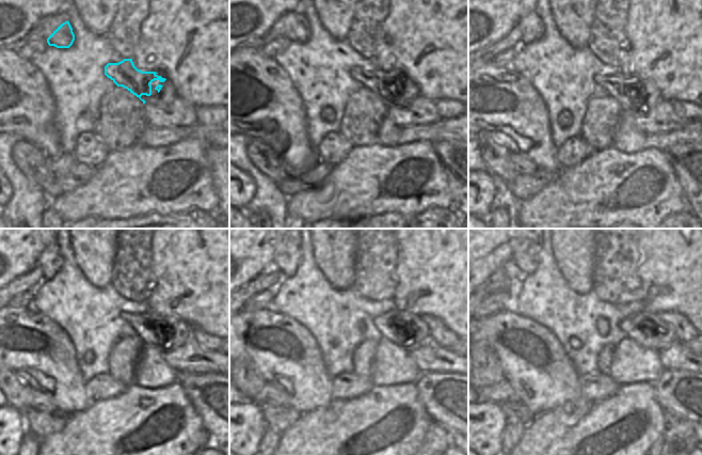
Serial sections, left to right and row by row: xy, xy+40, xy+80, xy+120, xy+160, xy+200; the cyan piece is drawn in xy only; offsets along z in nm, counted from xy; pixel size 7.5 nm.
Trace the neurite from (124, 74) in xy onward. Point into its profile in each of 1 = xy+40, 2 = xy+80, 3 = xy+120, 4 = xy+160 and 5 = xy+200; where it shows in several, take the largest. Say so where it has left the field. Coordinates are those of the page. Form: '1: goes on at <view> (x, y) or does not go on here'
1: goes on at xy+40 (381, 83)
2: goes on at xy+80 (627, 90)
3: goes on at xy+120 (152, 328)
4: goes on at xy+160 (408, 330)
5: goes on at xy+200 (648, 330)

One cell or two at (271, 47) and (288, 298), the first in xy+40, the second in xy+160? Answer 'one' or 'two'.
two

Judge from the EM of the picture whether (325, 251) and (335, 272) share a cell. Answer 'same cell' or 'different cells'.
same cell

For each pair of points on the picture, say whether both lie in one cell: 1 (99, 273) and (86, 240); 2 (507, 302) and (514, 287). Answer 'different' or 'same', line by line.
1: same
2: different

